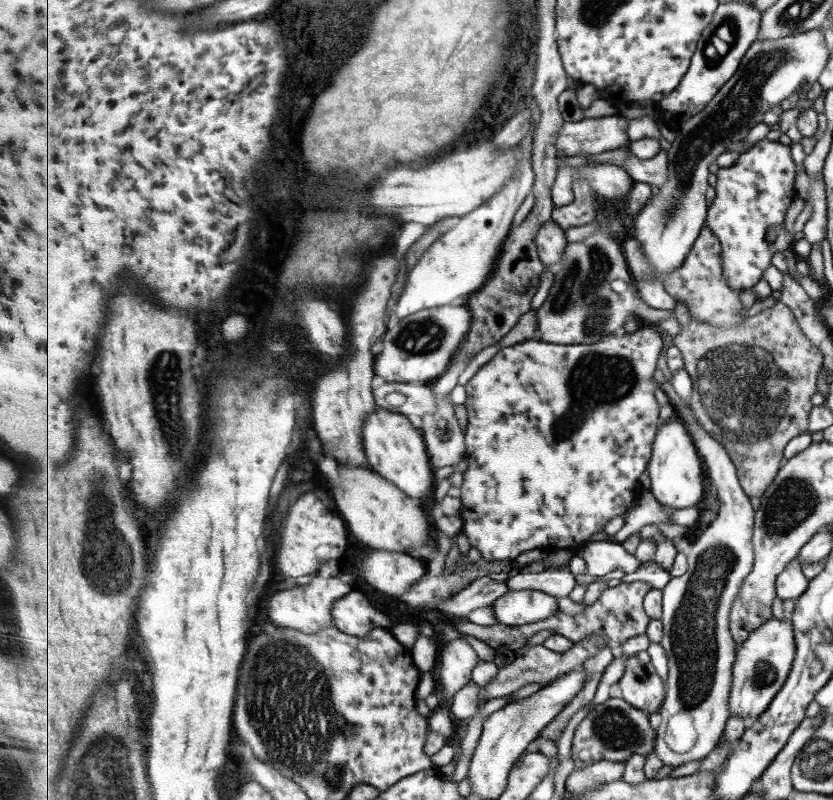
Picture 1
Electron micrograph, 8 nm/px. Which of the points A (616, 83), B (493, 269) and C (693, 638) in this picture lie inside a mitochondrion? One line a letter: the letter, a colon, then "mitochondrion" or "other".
A: other
B: other
C: mitochondrion

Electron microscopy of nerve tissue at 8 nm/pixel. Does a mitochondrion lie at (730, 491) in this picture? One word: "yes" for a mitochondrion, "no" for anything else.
no

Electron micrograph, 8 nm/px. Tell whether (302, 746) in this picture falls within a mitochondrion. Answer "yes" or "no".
yes

